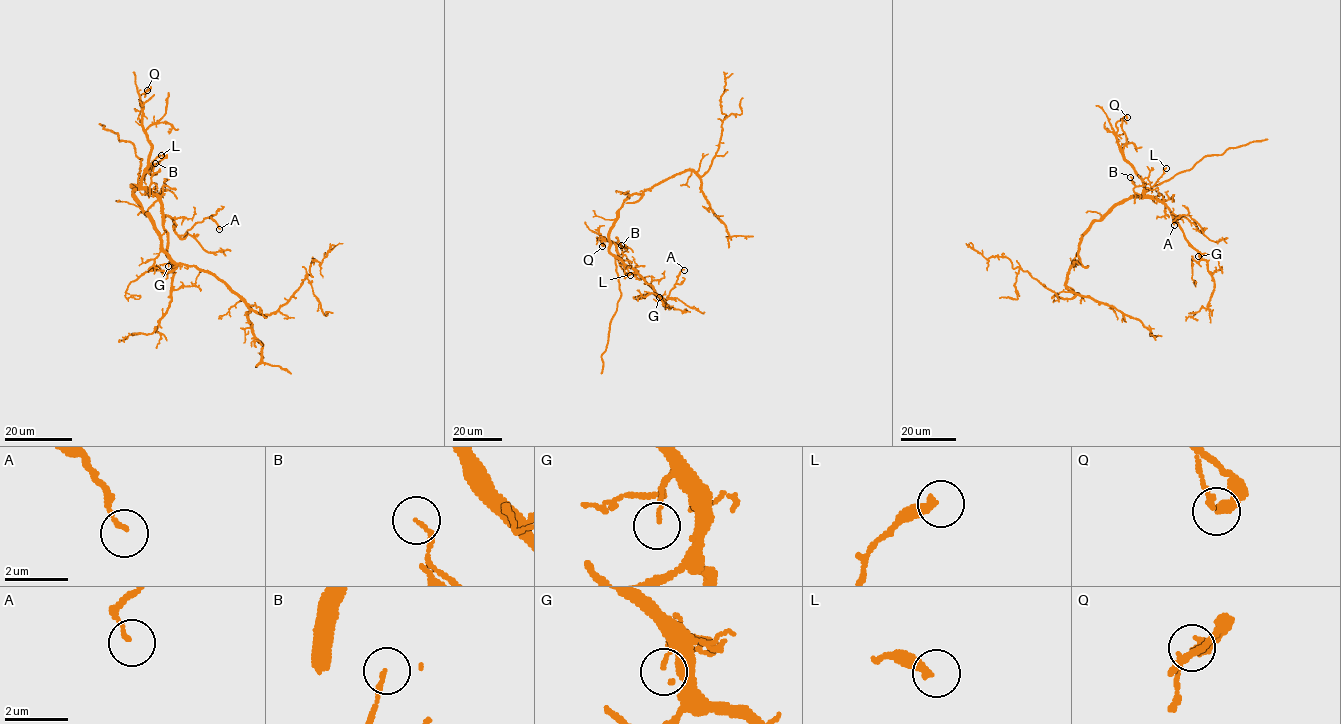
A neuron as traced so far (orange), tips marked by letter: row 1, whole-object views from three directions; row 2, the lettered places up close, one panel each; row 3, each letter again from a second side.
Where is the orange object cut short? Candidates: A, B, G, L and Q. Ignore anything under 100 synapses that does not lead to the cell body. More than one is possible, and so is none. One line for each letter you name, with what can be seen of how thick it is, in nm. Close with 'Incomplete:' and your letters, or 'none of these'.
Incomplete: none of these

